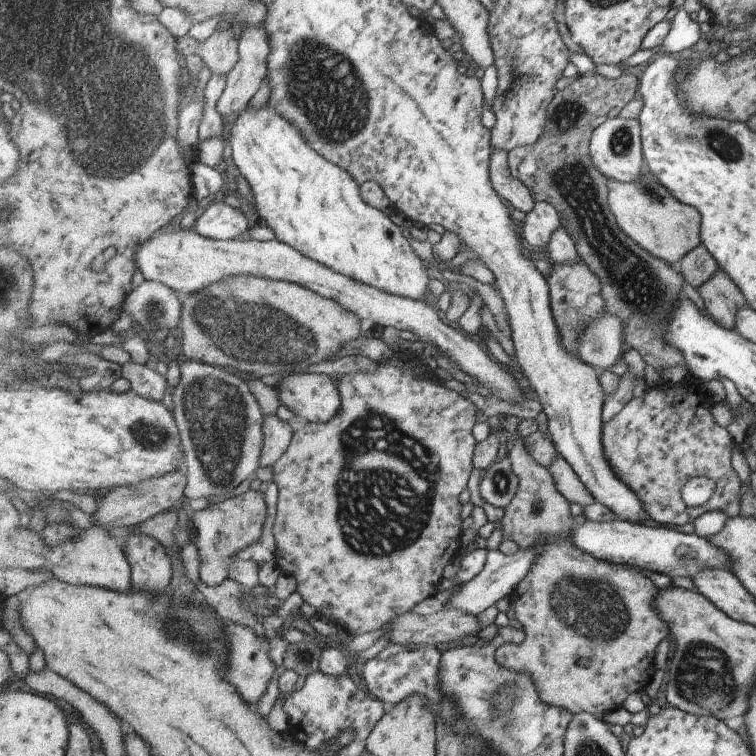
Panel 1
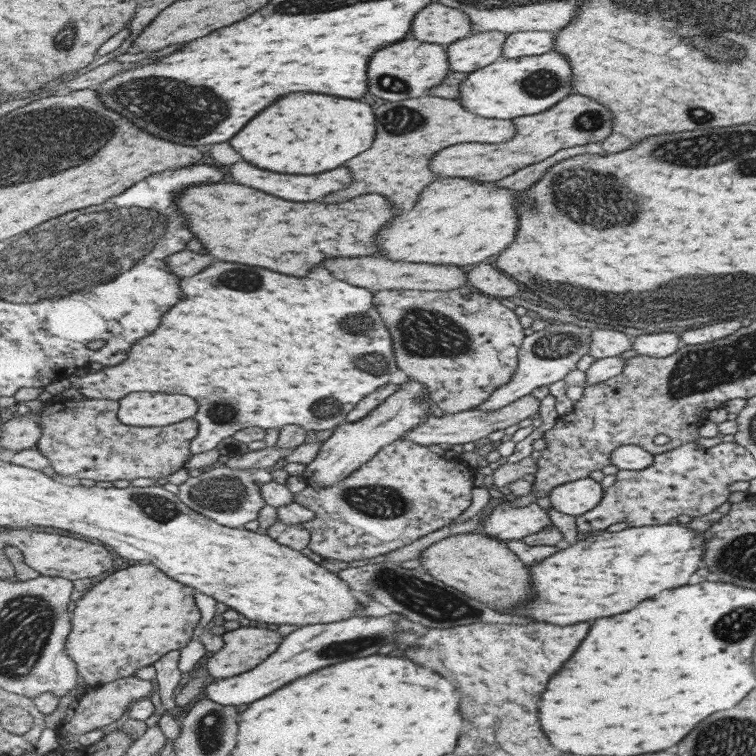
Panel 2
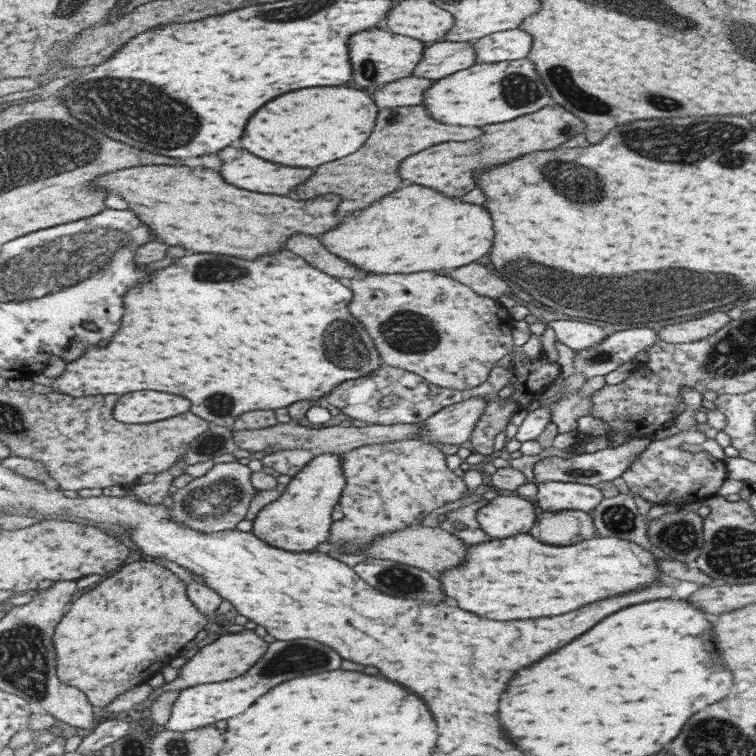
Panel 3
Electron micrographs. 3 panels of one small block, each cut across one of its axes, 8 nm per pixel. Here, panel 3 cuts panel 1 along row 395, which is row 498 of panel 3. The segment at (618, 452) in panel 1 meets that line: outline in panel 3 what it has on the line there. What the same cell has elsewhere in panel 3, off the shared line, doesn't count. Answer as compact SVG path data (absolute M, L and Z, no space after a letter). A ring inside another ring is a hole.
M680 431L677 435L666 437L651 443L636 460L626 469L622 478L629 489L651 504L691 504L701 502L705 496L717 492L725 480L725 468L721 460L715 460L705 450L689 452L687 446L697 446L705 442L711 432Z

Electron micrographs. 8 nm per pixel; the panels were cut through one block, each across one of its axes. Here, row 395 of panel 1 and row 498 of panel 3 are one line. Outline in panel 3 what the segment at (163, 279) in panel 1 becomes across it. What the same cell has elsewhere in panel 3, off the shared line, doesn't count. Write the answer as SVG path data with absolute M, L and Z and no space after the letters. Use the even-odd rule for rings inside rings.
M498 495L491 501L482 502L476 511L476 520L489 536L507 538L513 534L529 533L535 527L537 512L533 499L517 496Z

